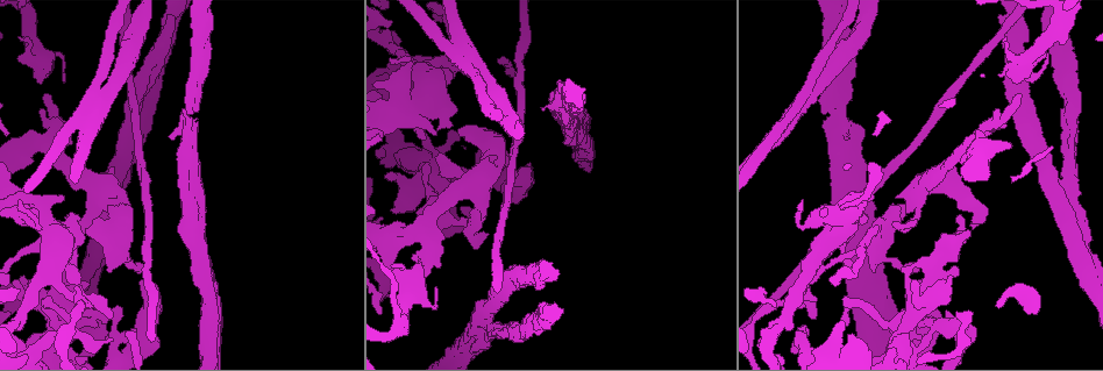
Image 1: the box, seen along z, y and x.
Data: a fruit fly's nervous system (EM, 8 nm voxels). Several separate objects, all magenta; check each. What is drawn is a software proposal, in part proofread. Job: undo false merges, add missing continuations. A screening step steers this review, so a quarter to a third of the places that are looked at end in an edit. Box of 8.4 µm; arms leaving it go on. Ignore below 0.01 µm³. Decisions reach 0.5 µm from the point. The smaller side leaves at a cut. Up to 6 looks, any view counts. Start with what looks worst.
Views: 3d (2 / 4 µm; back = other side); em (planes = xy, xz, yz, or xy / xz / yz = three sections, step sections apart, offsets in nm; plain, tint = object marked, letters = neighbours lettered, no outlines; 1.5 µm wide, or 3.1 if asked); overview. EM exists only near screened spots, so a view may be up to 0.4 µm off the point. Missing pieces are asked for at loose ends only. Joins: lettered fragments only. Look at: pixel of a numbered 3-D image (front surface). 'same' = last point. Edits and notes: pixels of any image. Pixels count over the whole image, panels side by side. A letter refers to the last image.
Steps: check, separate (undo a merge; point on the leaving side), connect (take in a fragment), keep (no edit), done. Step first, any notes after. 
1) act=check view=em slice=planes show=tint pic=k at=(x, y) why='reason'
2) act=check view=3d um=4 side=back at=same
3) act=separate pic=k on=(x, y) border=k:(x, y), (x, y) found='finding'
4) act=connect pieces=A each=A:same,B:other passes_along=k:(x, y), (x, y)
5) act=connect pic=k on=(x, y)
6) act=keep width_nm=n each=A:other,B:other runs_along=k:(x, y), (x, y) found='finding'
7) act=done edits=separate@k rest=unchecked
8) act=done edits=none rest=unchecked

act=check view=em slice=planes show=plain pic=1 at=(112, 341) why='branch stops here'

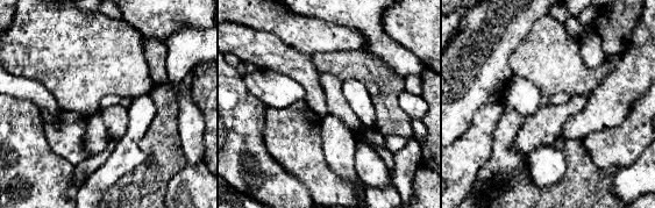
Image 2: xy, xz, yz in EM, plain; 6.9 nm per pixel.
act=check view=em slice=planes show=letters at=same why='see the neighbours'

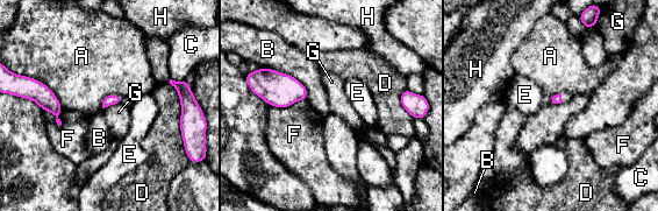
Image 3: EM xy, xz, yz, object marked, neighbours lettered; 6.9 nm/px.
act=keep longest_contact=D:500nm each=A:other,B:other,C:other,D:other,E:other,F:other,G:other,H:other border=3:(120, 103), (102, 108) found='no lettered fragment goes on from it'

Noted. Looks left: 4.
act=check view=em slice=planes show=letters pic=1 at=(140, 269) why='free end'

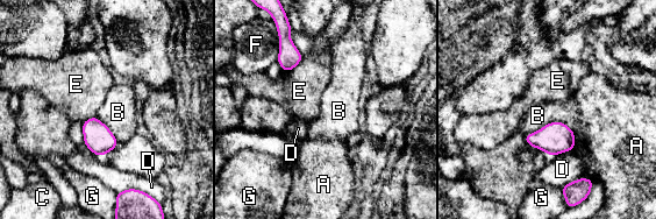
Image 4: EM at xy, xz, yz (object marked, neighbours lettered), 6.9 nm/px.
act=keep each=A:other,B:other,C:other,D:other,E:other,F:other,G:other border=4:(572, 129), (550, 121), (523, 136) found='no lettered fragment goes on from it'

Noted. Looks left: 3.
act=check view=em um=3.1 slice=planes show=tint pic=1 at=(37, 247) why='branch point'

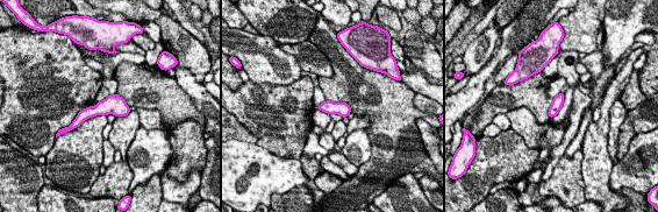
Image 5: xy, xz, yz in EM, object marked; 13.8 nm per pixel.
act=check view=em um=3.1 slice=planes show=letters at=same

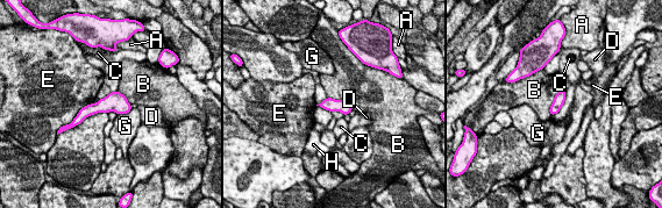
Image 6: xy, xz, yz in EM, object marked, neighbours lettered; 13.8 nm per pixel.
act=keep each=A:other,B:other,C:other,D:other,E:other,G:other,H:other border=6:(566, 90), (562, 107), (552, 115) found='continuous, no second cell'

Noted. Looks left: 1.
act=done edits=none rest=unchecked

